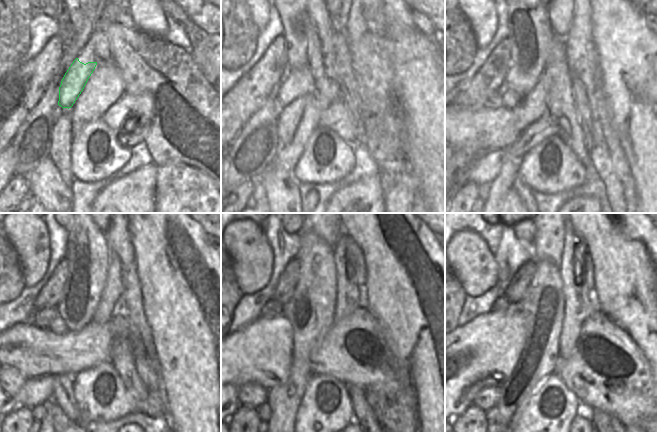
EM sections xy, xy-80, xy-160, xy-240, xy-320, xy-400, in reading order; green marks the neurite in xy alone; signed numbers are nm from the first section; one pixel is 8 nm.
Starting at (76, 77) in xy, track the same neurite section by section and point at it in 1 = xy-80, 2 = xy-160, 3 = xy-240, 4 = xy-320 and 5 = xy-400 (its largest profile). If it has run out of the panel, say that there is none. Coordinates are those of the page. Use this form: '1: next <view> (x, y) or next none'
1: next xy-80 (296, 83)
2: next xy-160 (510, 98)
3: next xy-240 (58, 326)
4: next xy-320 (261, 352)
5: next xy-400 (483, 353)

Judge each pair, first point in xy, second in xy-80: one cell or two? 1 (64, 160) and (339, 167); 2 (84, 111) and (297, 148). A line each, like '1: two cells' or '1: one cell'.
1: two cells
2: one cell

